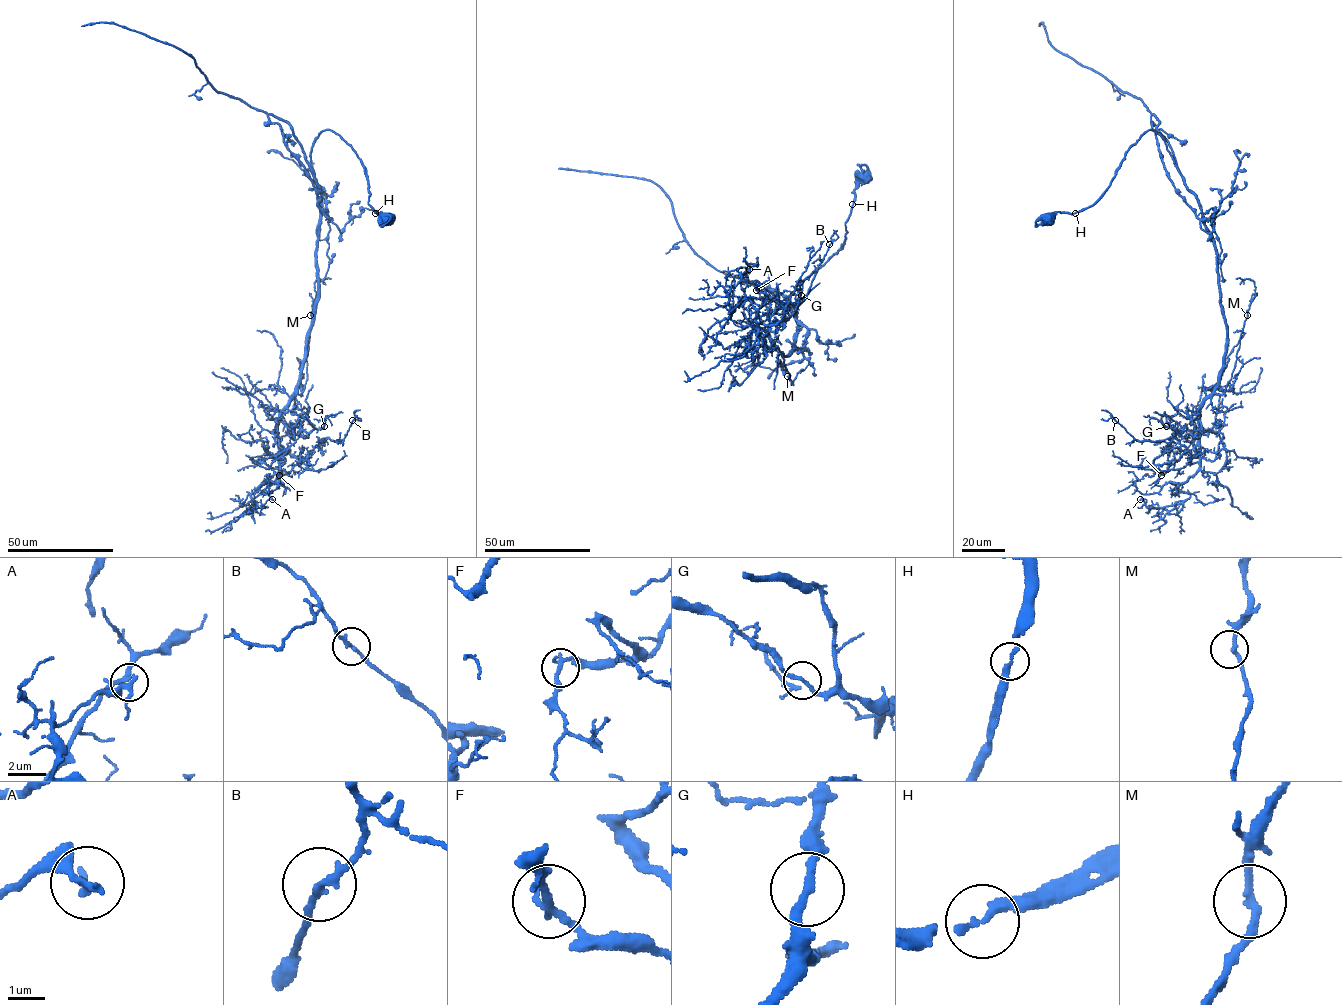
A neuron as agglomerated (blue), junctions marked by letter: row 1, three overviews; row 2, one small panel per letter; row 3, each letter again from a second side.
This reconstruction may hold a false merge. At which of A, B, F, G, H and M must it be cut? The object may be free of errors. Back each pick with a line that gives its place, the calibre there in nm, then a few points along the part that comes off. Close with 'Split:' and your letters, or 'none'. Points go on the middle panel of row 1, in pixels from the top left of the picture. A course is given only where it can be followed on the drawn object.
Split: none

